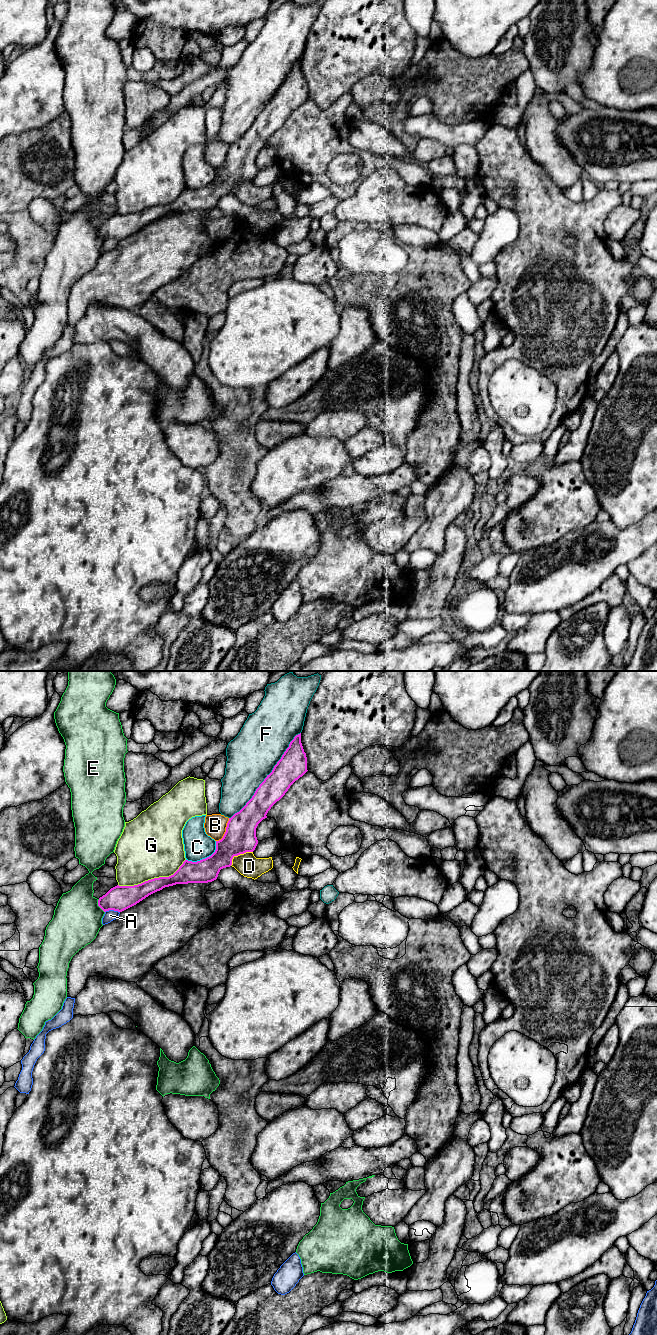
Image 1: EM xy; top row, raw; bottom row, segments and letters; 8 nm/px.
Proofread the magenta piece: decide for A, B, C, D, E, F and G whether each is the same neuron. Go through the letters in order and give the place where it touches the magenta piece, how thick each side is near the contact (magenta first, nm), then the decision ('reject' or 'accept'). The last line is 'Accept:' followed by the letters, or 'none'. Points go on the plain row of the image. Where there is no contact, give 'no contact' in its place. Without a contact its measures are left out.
A: xy (112, 237) | 200/90 nm | reject
B: xy (226, 159) | 260/180 nm | reject
C: xy (205, 186) | 190/220 nm | reject
D: xy (238, 182) | 260/180 nm | reject
E: xy (99, 234) | 200/400 nm | reject
F: xy (267, 104) | 220/400 nm | reject
G: xy (152, 207) | 180/480 nm | reject
Accept: none

